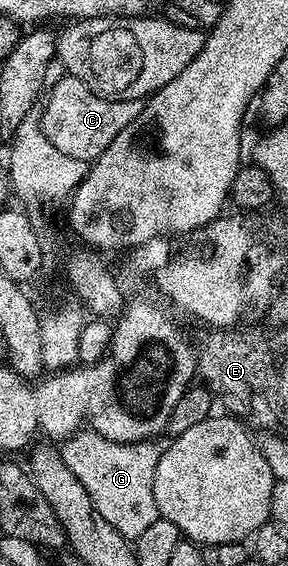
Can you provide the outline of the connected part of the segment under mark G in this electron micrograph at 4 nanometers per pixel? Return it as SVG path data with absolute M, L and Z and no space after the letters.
M82 428L61 443L59 452L64 464L80 479L96 510L122 536L134 540L159 519L152 484L164 448L165 445L155 439L142 440L140 443L118 443L96 431Z

